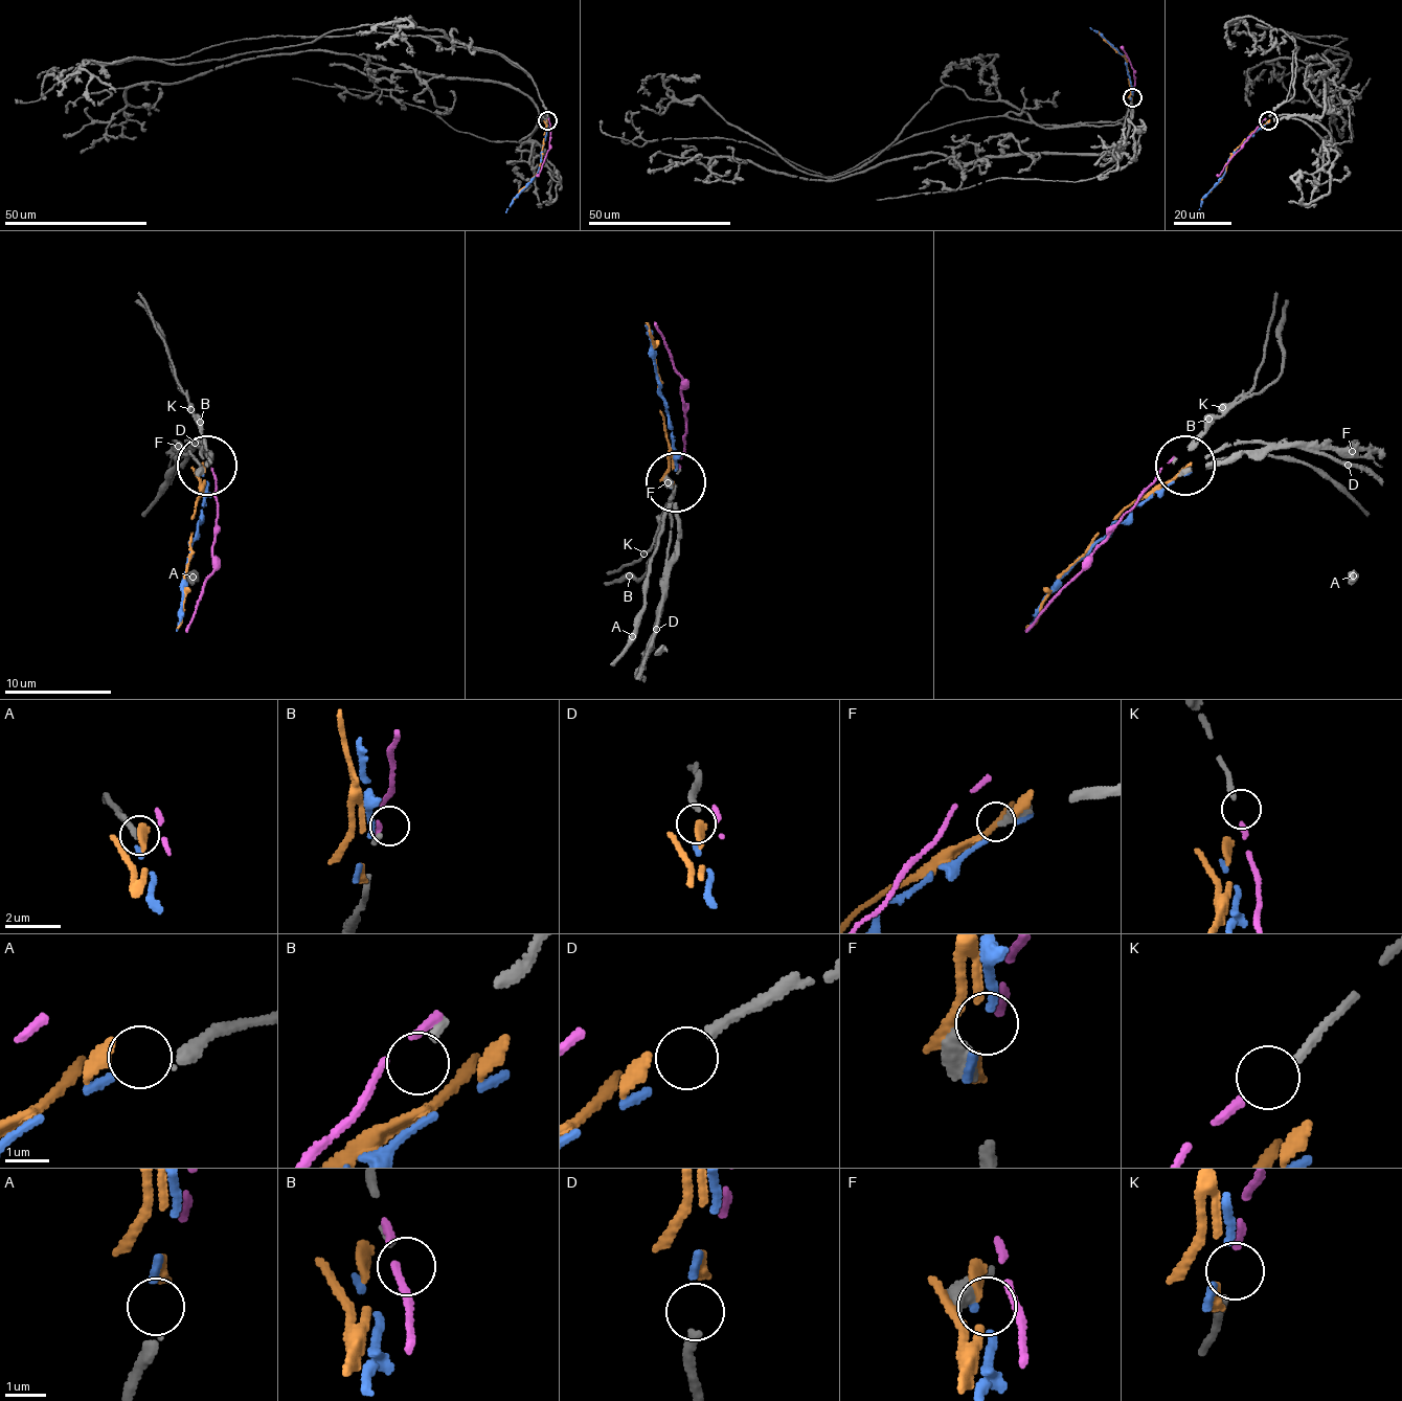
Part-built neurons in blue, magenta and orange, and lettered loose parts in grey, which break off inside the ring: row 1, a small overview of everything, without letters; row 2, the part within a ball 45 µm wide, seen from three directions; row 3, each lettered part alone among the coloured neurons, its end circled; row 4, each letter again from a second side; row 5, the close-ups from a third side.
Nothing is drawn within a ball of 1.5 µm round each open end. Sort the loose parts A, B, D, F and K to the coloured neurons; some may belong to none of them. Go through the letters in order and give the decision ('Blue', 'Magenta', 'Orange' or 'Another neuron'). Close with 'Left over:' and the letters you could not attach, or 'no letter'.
A: Blue
B: Another neuron
D: Orange
F: Another neuron
K: Magenta
Left over: B, F

